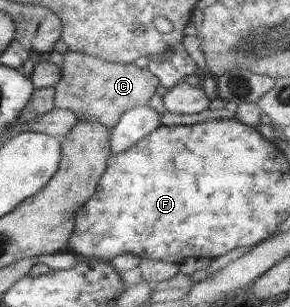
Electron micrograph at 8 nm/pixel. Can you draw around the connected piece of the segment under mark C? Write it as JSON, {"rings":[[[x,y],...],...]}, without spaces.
{"rings":[[[68,50],[63,58],[62,77],[54,85],[54,107],[71,110],[78,119],[97,121],[109,130],[119,121],[125,110],[148,105],[160,85],[155,75],[132,63],[105,61],[73,50]]]}

